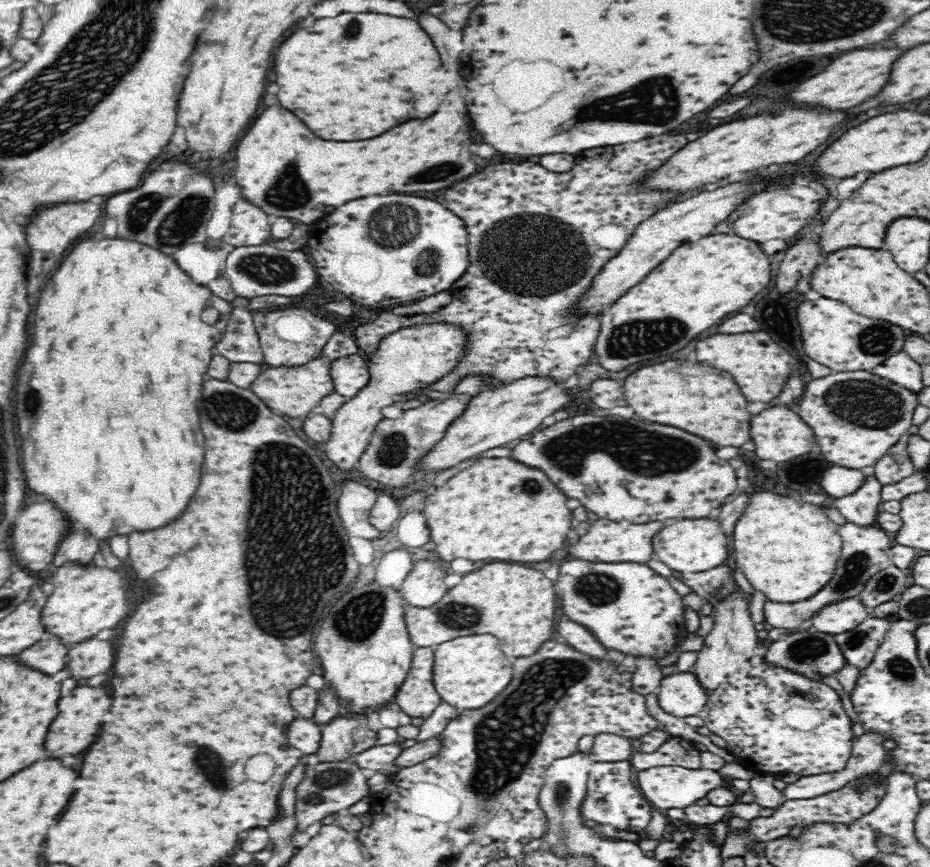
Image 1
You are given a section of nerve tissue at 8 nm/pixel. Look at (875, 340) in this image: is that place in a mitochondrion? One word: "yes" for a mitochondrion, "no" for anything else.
yes

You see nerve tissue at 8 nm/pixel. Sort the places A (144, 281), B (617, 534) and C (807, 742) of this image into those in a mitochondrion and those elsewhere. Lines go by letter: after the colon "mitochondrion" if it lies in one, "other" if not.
A: other
B: other
C: other

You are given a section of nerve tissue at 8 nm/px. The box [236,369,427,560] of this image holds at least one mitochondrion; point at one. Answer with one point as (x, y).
(391, 452)

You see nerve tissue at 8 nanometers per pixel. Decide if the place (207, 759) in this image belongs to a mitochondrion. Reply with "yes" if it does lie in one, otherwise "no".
yes

